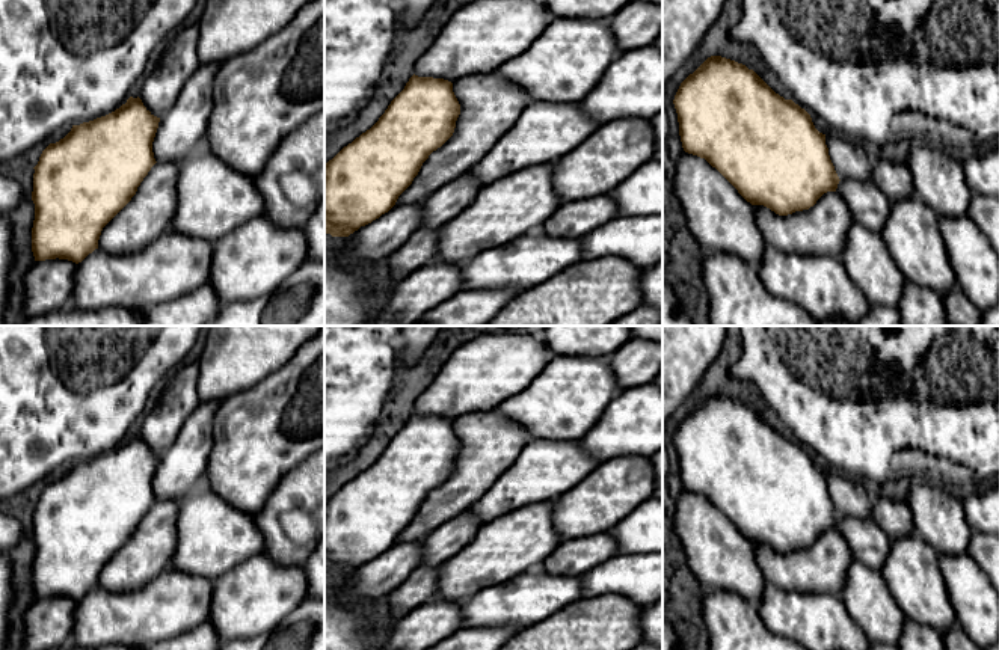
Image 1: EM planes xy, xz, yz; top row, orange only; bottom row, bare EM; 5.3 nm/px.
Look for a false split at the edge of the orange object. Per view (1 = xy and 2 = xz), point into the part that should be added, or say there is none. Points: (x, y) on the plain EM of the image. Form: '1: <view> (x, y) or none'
1: none
2: none

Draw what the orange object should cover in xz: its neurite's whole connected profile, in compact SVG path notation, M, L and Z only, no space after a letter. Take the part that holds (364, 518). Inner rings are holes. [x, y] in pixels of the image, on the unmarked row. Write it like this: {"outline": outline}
{"outline": "M413 412L379 458L326 501L324 572L349 575L388 550L429 493L453 474L459 452L451 419Z"}

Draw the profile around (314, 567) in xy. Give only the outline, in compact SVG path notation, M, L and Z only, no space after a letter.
M324 534L314 543L303 569L308 581L306 597L324 599Z

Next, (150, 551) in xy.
M155 501L131 538L103 566L98 587L107 591L142 588L171 567L181 501Z

